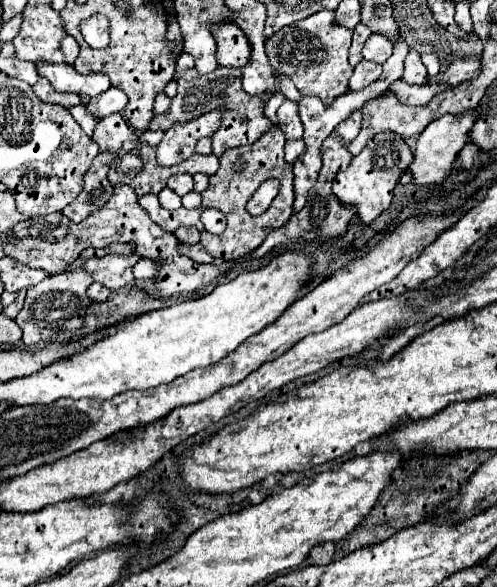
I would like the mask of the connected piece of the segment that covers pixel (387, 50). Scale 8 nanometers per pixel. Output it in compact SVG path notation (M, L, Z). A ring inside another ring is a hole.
M372 33L366 39L364 49L362 49L364 59L374 61L374 63L384 63L392 53L393 43L389 39L386 39L384 35L378 35L378 33Z

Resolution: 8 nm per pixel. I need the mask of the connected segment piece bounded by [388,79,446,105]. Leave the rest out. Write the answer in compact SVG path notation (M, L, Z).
M394 81L394 85L390 85L388 93L394 93L404 105L426 105L430 101L430 97L438 95L440 91L444 91L446 85L438 85L438 83L426 83L426 85L408 85L406 81Z

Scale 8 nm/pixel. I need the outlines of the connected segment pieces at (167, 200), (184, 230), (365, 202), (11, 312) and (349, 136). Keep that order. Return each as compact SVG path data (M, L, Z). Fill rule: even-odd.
M164 187L164 189L158 193L158 199L160 199L160 205L162 205L164 209L180 209L180 207L182 207L180 195L174 193L174 191L168 189L168 187Z
M178 227L174 235L182 245L188 245L188 247L200 243L200 231L196 227Z
M378 133L370 139L370 143L360 151L360 155L352 157L350 167L336 175L332 193L338 197L342 205L348 205L356 211L360 223L370 225L382 211L388 209L392 201L392 191L400 179L400 175L408 169L412 161L412 151L408 145L394 133Z
M26 289L18 291L18 297L16 297L16 301L4 309L4 315L6 315L6 317L10 317L10 319L16 319L18 311L20 311L20 309L22 309L22 305L24 305L24 299L26 299Z
M352 113L346 121L342 121L342 125L338 125L336 133L346 141L350 143L358 133L360 133L360 127L362 127L362 113Z

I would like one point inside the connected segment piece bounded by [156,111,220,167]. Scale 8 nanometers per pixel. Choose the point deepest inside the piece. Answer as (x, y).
(179, 141)

